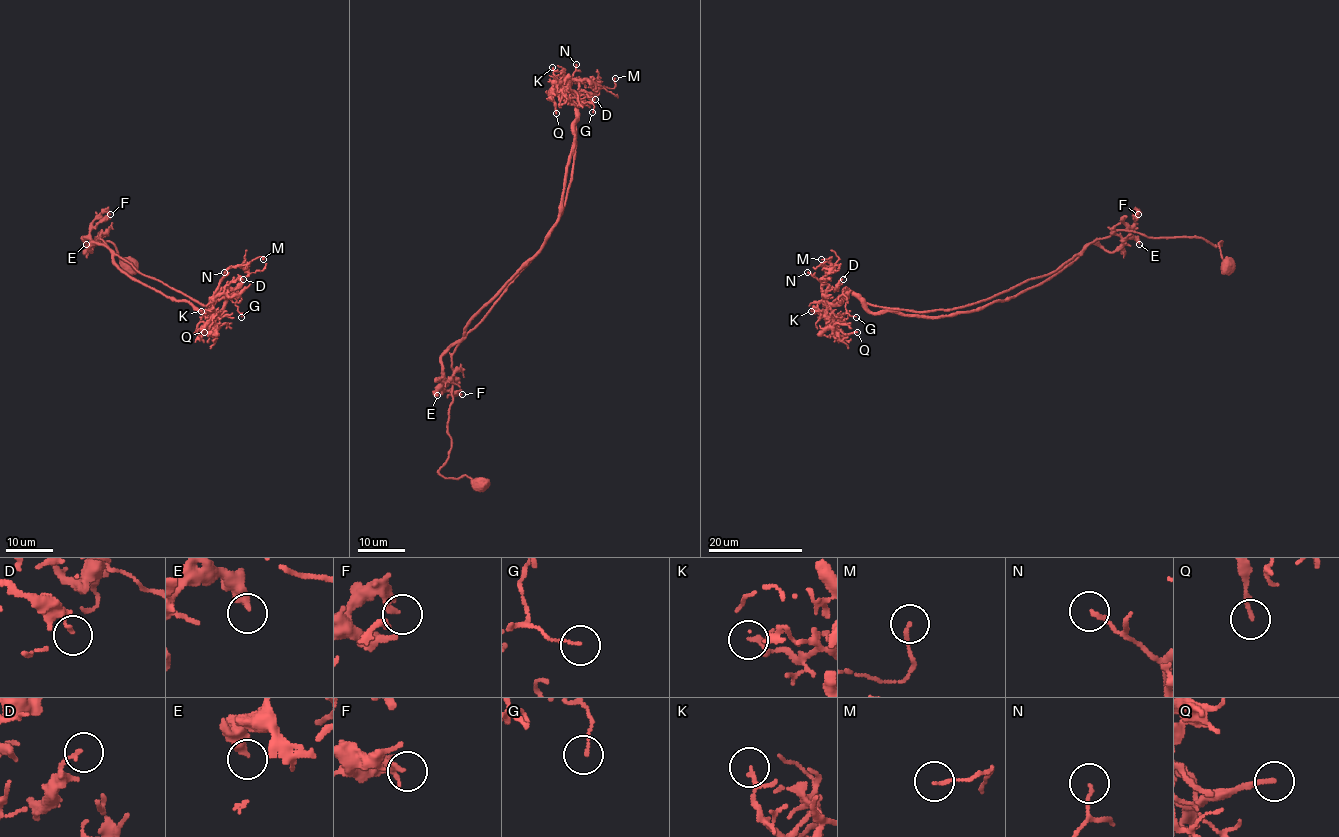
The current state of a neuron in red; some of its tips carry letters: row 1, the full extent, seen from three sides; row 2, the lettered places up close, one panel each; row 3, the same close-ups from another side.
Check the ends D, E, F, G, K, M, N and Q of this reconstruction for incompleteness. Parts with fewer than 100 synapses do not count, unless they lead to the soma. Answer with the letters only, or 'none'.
none

